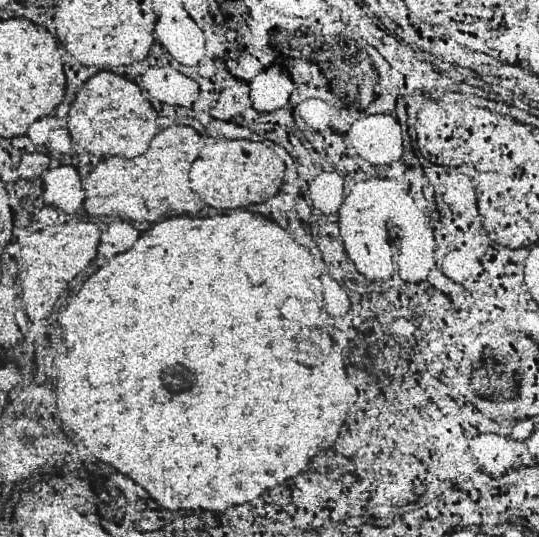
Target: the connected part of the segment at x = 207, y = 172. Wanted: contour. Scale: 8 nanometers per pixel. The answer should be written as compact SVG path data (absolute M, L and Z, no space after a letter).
M246 140L214 142L204 146L200 158L190 168L190 190L194 196L218 210L236 210L270 200L284 184L284 162L268 148Z

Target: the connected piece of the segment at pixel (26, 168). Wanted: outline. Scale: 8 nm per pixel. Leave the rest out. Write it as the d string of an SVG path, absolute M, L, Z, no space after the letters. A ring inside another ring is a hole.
M30 152L30 154L22 156L22 162L18 166L18 174L24 180L34 180L34 178L40 178L48 170L48 164L50 164L50 158L46 154Z

